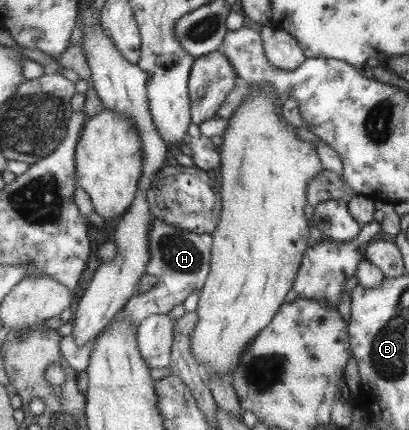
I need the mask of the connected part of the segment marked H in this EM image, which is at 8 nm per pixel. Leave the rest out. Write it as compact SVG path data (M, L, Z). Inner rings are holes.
M151 218L146 234L149 257L145 265L145 274L157 279L157 284L141 295L133 295L125 303L122 314L130 319L129 327L134 328L139 326L139 322L148 315L166 315L193 291L200 291L210 270L211 235L197 235L155 218Z

